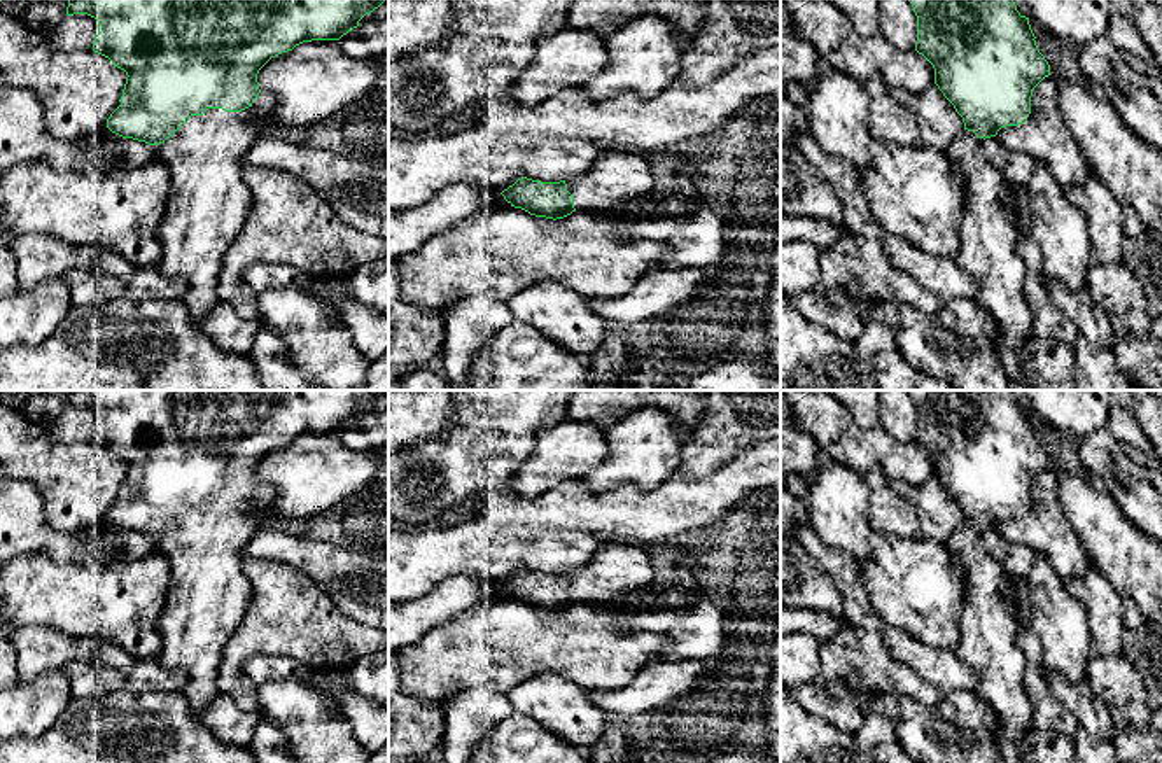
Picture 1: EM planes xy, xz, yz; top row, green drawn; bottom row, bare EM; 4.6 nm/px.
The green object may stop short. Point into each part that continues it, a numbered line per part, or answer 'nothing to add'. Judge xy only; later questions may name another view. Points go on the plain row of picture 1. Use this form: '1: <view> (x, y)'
1: xy (209, 594)

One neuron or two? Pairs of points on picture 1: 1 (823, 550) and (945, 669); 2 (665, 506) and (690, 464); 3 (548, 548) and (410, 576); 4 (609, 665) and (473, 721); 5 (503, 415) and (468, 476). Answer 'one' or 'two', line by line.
1: one
2: two
3: one
4: two
5: one

